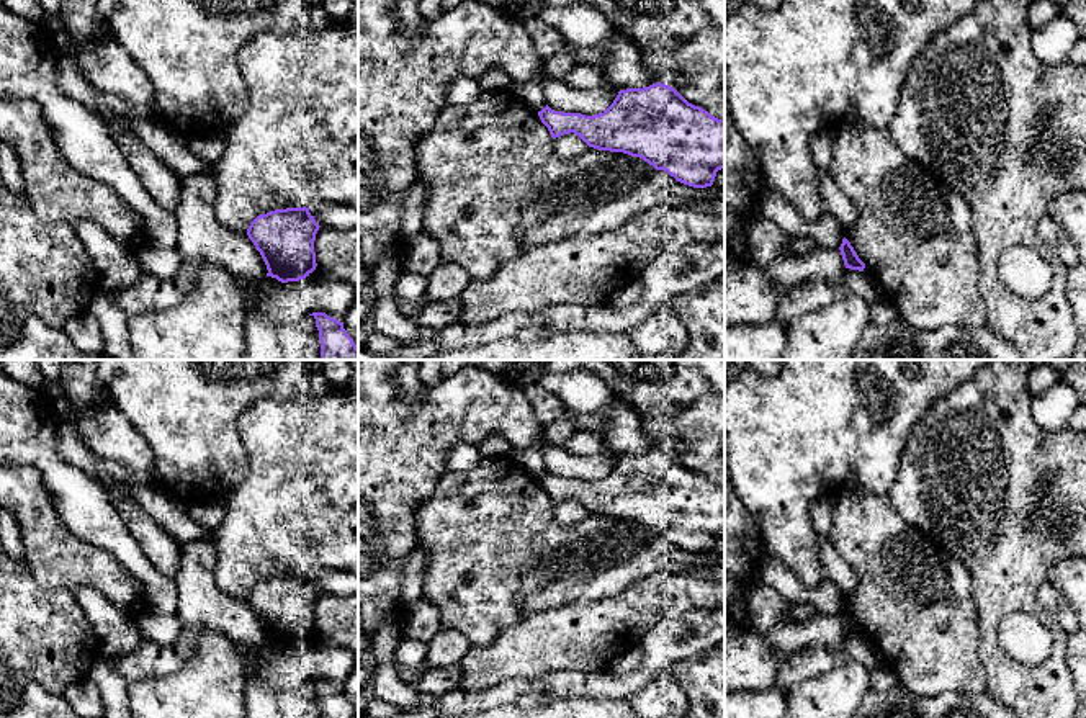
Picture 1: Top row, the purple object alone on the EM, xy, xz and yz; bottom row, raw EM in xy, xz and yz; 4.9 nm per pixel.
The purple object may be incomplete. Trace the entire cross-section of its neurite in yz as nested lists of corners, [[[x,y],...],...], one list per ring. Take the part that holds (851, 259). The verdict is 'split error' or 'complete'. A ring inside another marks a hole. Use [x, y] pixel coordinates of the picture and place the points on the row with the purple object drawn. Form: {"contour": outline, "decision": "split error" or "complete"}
{"contour": [[[844,237],[839,247],[846,268],[864,271],[865,263],[859,258],[850,242]]], "decision": "complete"}

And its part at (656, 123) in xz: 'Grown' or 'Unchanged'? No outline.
Unchanged

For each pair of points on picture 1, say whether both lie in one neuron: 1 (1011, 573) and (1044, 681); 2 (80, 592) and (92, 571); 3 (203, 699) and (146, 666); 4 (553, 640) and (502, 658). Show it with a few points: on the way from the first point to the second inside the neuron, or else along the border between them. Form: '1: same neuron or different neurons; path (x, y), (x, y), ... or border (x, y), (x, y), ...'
1: same neuron; path (1026, 599), (1055, 628), (1059, 655)
2: different neurons; border (71, 589), (94, 586), (116, 607)
3: different neurons; border (195, 653), (172, 673), (143, 677), (128, 684)
4: same neuron; path (540, 643), (516, 653)

